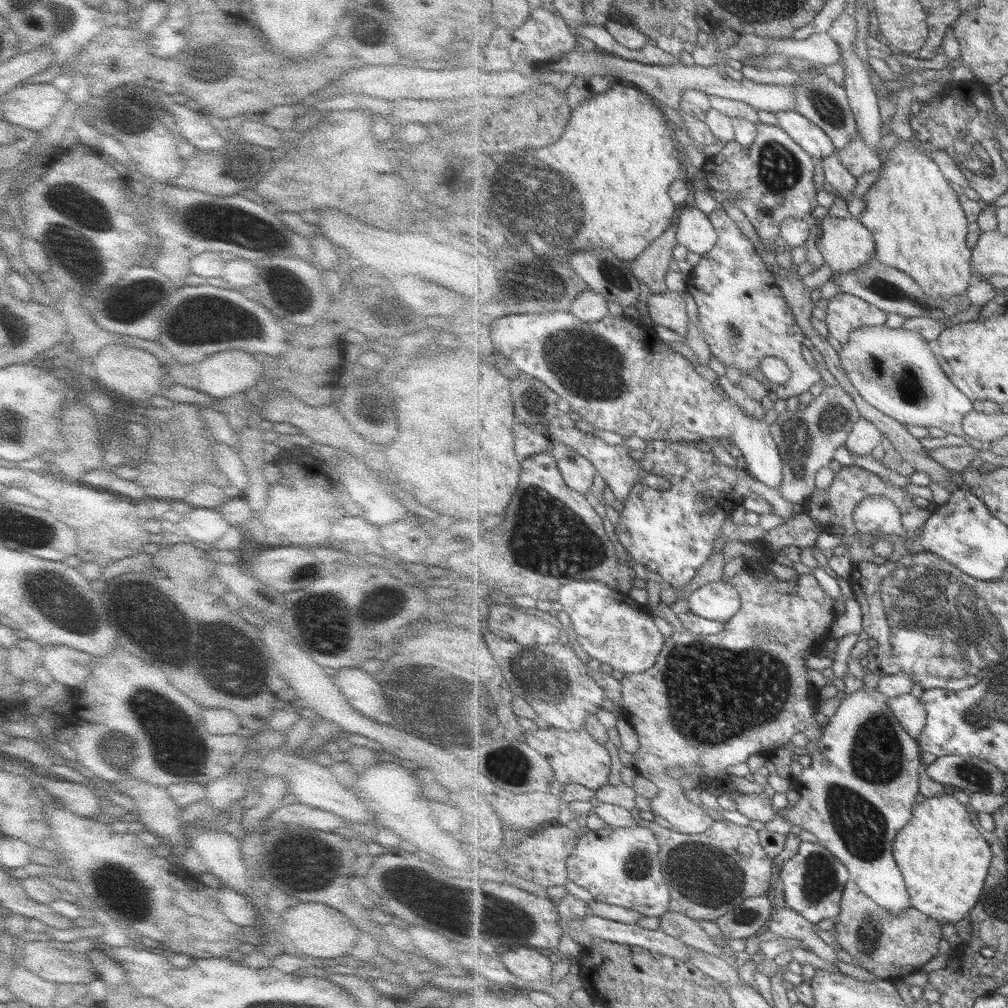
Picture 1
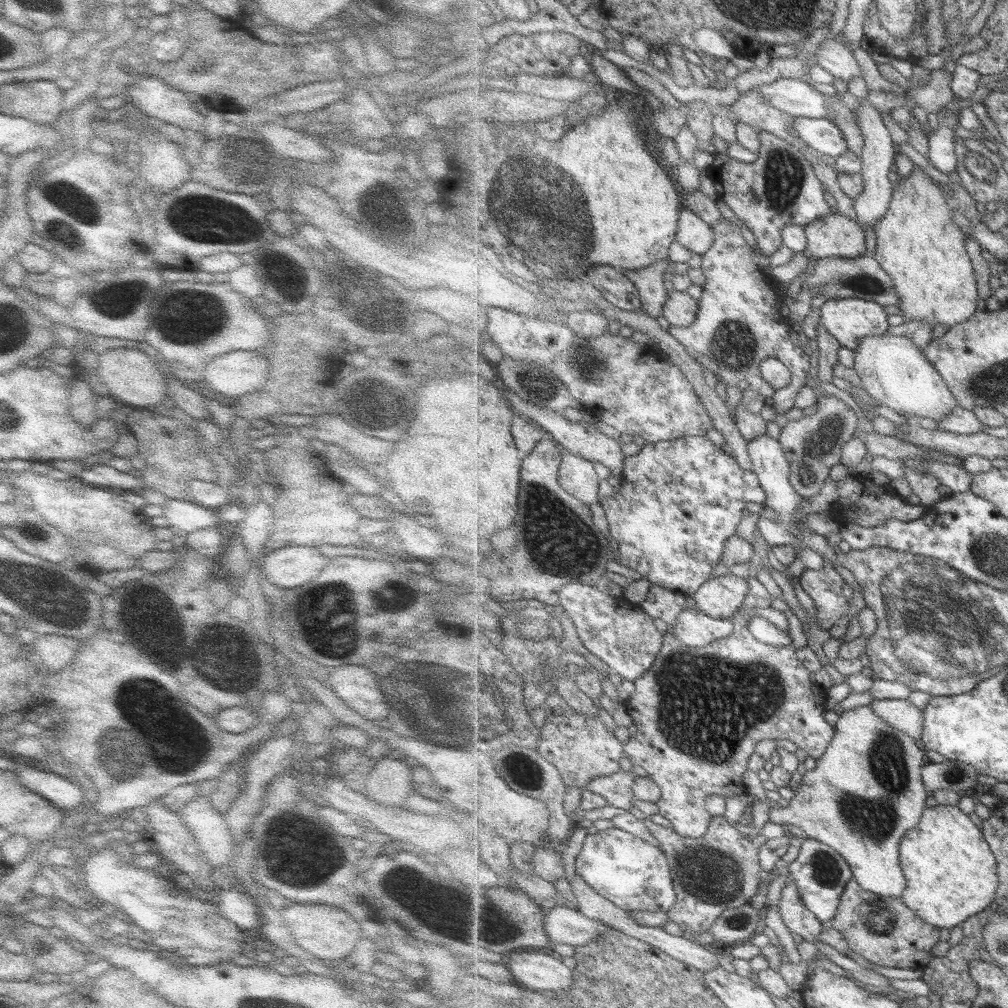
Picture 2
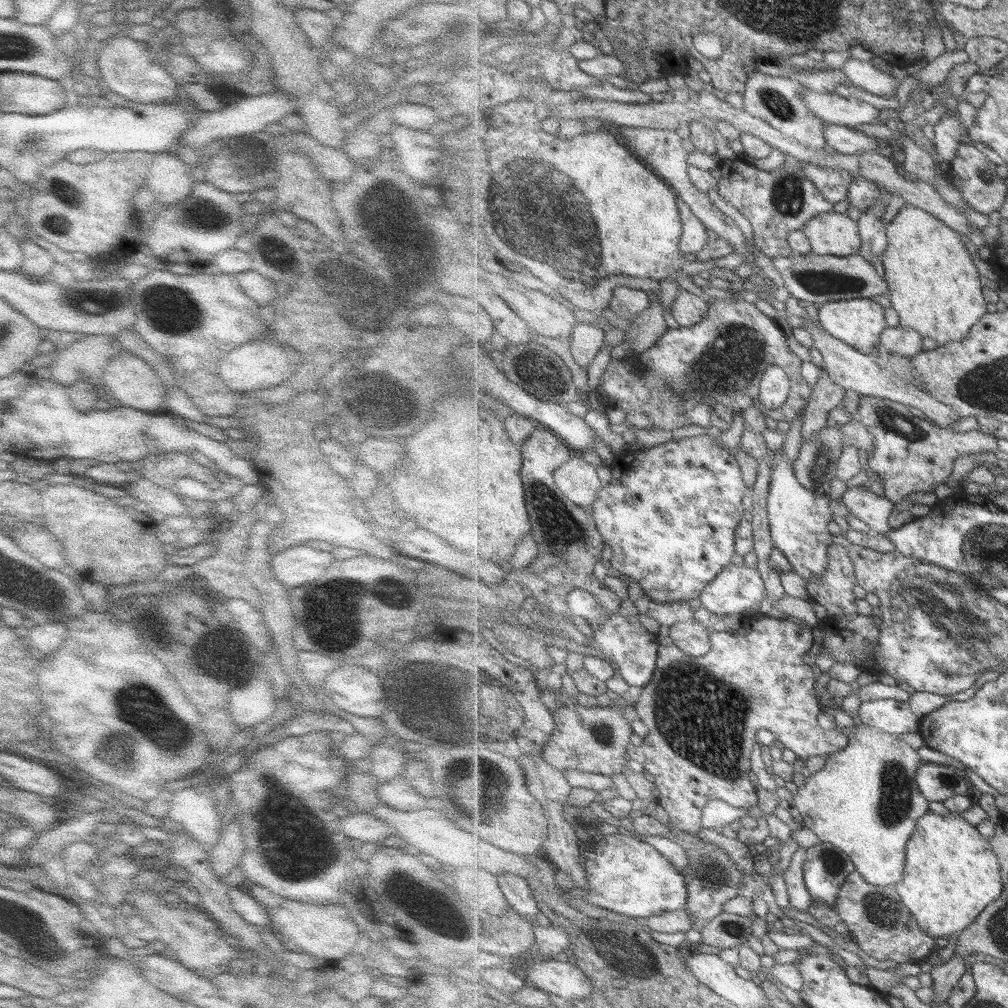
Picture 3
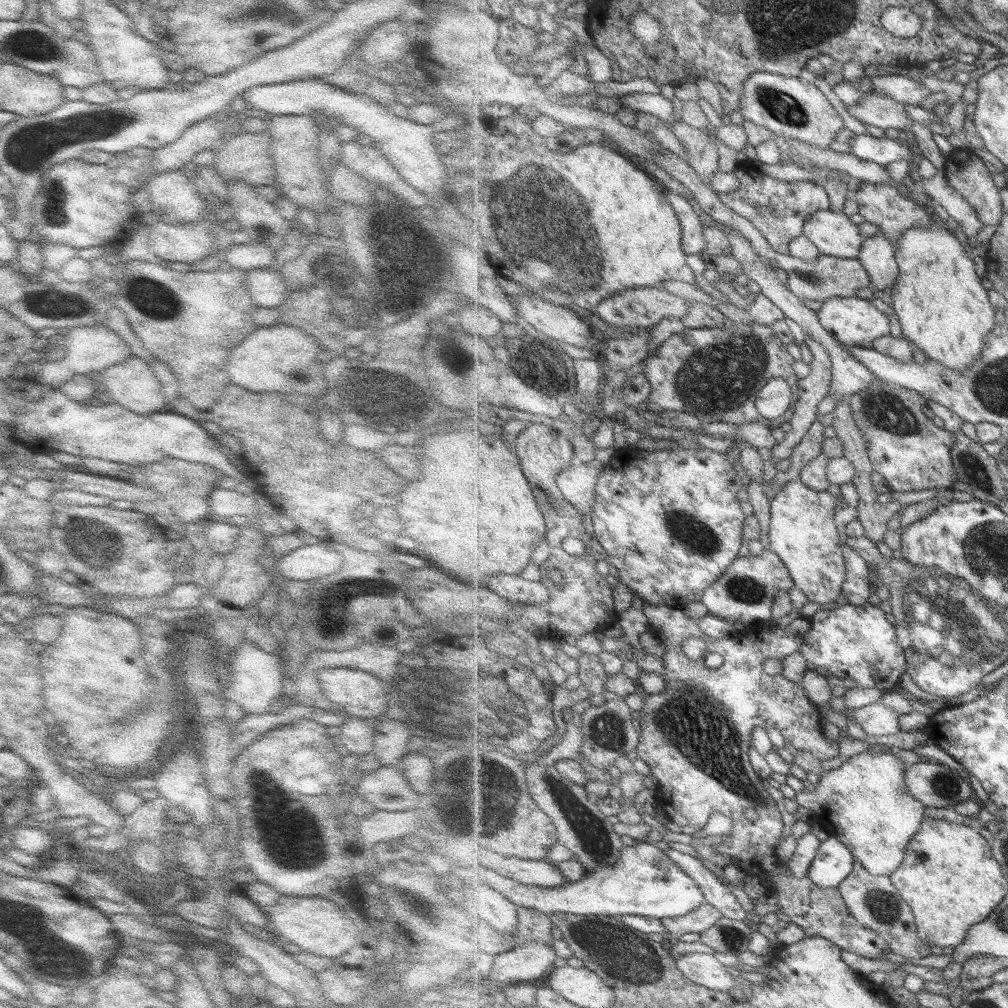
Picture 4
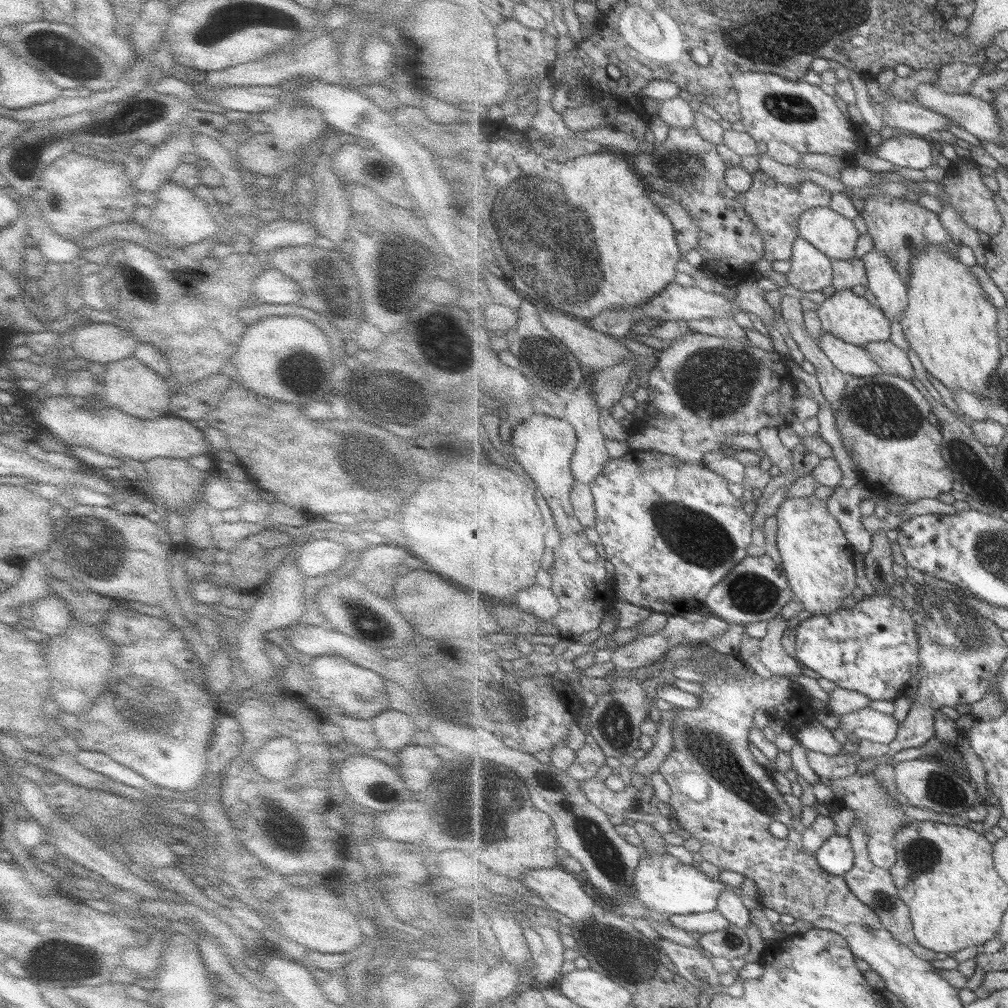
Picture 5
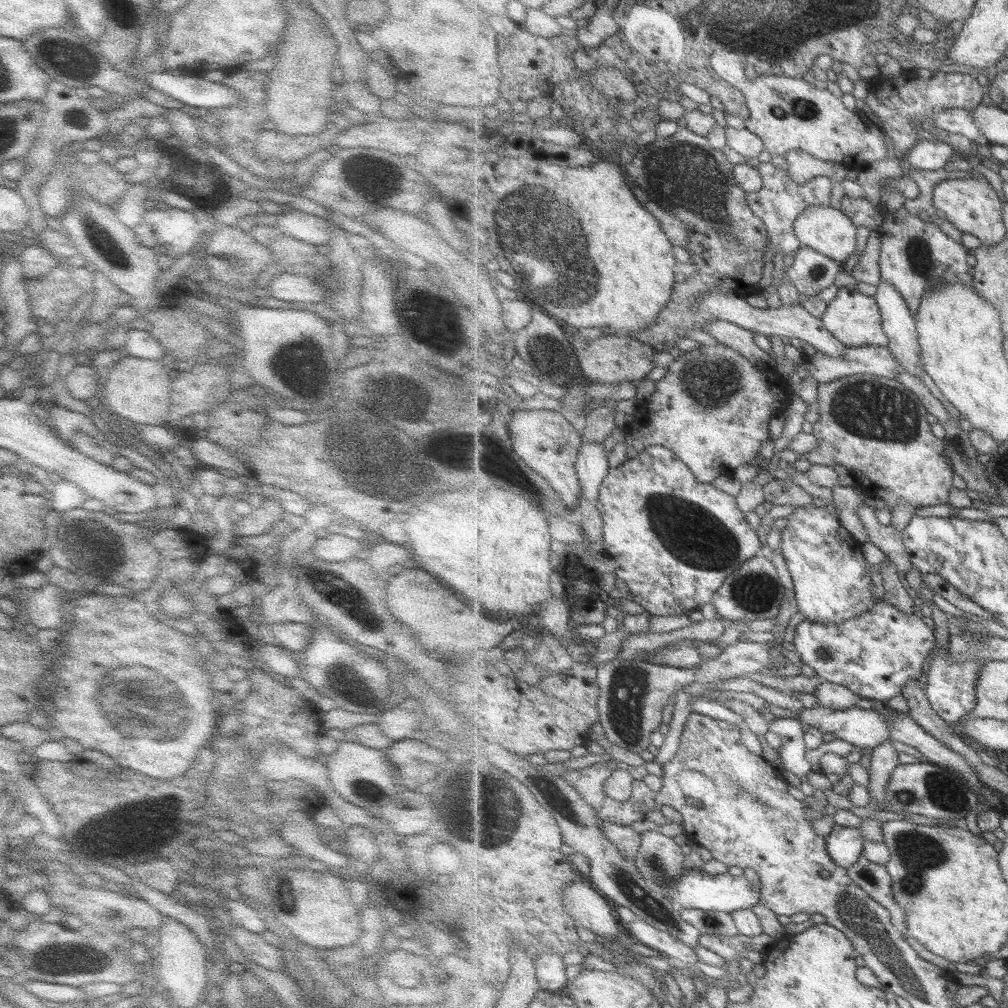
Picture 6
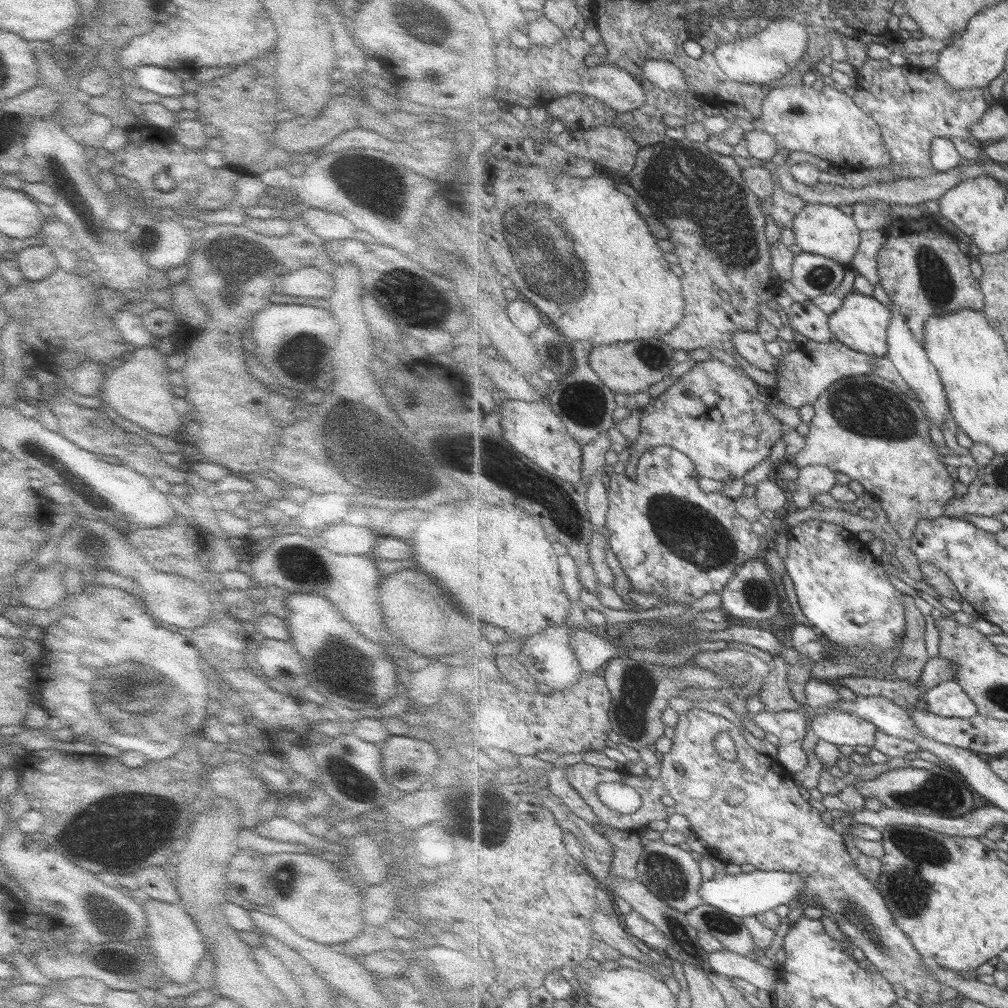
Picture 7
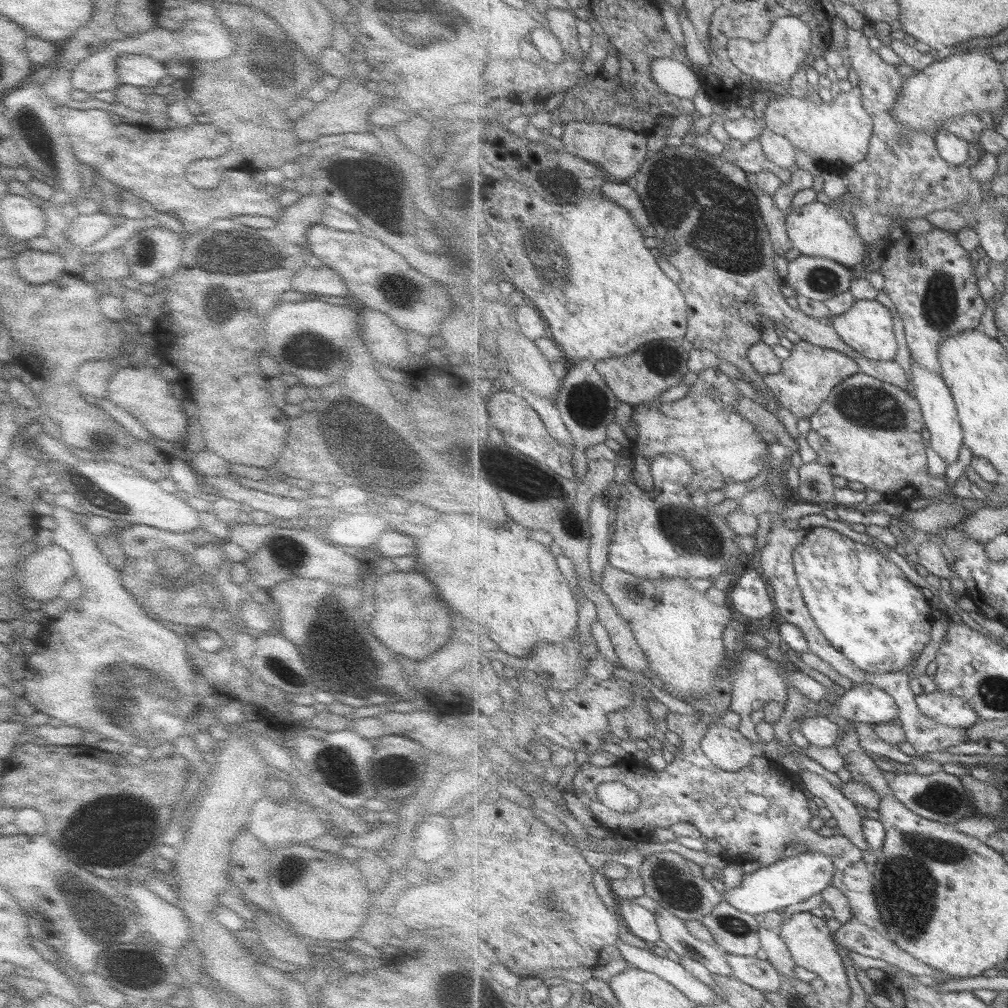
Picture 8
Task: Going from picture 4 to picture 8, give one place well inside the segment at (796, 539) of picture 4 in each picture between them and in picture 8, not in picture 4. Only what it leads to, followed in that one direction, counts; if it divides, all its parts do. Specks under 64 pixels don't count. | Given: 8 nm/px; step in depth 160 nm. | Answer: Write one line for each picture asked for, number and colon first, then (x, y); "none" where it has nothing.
5: (819, 562)
6: (832, 581)
7: (843, 591)
8: (864, 605)

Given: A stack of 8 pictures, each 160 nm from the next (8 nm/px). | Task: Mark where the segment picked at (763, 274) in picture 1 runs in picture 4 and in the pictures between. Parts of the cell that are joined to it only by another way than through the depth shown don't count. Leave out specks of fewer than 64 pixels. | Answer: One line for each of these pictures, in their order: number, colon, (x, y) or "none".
2: (739, 325)
3: (721, 360)
4: (716, 374)

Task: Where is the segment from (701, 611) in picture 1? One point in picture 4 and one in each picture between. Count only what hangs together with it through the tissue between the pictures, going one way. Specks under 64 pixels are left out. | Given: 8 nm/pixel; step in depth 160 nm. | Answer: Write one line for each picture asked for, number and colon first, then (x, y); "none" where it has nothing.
2: (720, 597)
3: (738, 589)
4: (746, 592)

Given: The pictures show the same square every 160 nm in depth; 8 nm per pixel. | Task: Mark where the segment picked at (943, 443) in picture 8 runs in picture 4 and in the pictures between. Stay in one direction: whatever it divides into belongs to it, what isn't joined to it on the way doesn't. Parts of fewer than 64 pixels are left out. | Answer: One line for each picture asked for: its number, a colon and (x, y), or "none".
4: (878, 254)
5: (890, 290)
6: (899, 322)
7: (911, 358)

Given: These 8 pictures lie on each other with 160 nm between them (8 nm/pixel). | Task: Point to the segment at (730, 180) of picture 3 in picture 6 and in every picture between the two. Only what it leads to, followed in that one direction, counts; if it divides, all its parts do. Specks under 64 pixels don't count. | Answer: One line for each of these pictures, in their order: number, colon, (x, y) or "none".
4: (779, 209)
5: (776, 208)
6: (779, 202)

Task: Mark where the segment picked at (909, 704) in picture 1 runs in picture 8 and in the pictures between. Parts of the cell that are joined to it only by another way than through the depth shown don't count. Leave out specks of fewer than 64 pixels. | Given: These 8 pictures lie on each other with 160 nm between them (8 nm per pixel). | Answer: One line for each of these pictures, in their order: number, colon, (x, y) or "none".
2: (903, 715)
3: (893, 716)
4: (877, 720)
5: (867, 724)
6: (863, 728)
7: (840, 728)
8: (824, 731)

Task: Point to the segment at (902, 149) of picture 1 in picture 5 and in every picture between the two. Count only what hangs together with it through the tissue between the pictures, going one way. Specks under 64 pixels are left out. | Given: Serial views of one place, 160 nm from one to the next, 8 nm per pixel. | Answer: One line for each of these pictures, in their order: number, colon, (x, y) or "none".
2: (918, 244)
3: (934, 285)
4: (944, 309)
5: (951, 325)

